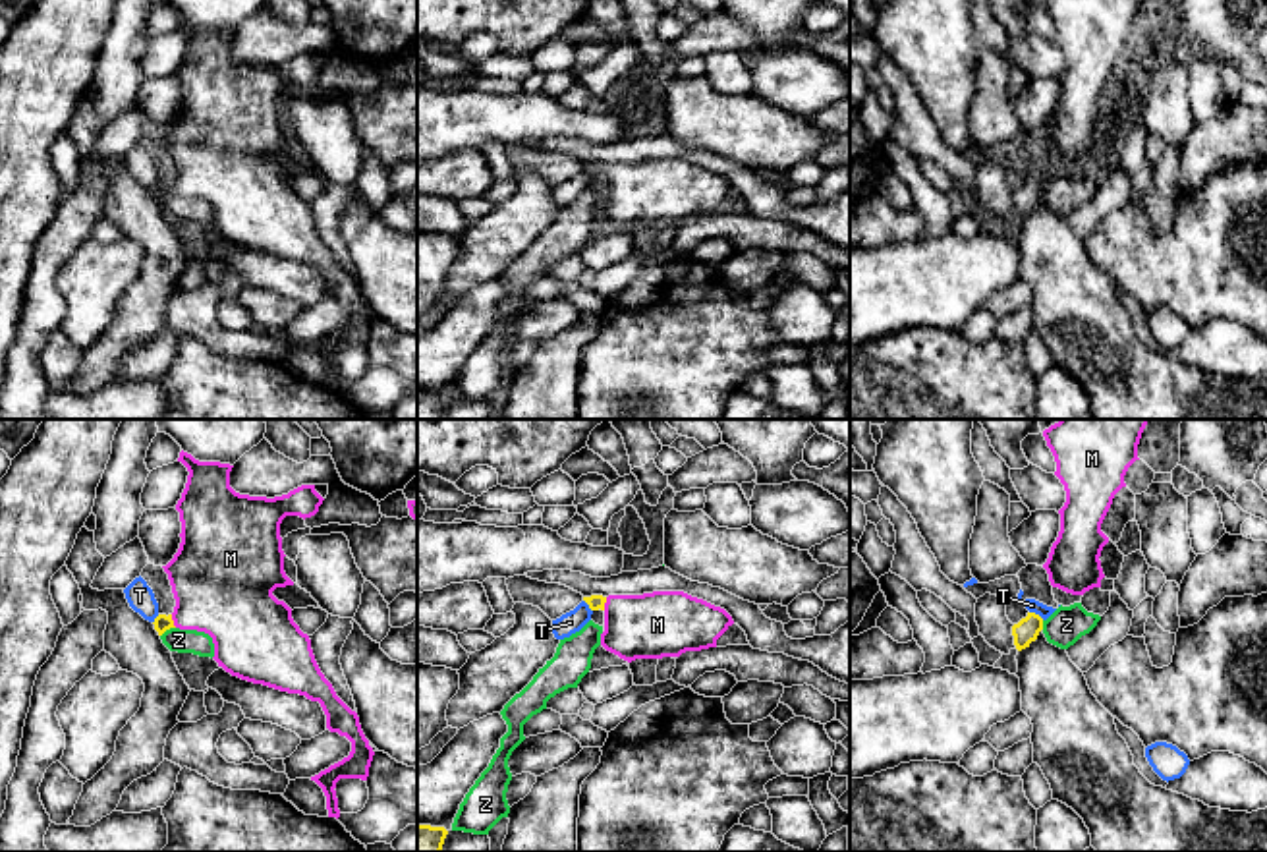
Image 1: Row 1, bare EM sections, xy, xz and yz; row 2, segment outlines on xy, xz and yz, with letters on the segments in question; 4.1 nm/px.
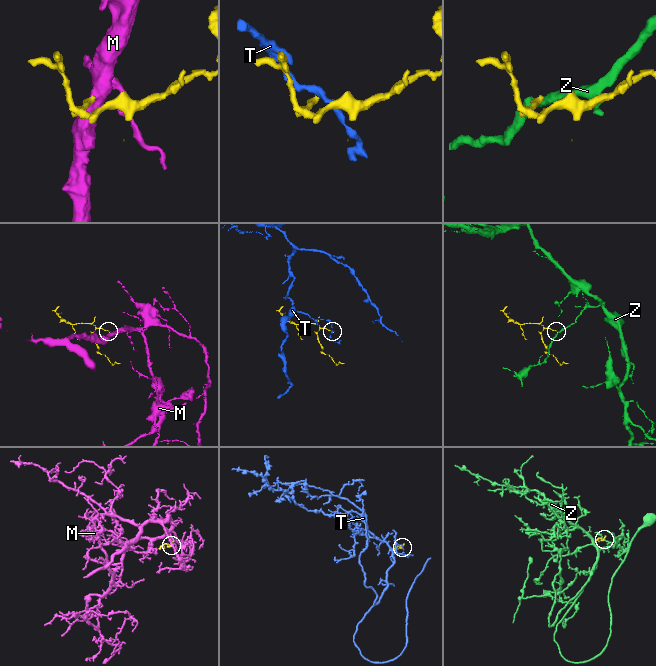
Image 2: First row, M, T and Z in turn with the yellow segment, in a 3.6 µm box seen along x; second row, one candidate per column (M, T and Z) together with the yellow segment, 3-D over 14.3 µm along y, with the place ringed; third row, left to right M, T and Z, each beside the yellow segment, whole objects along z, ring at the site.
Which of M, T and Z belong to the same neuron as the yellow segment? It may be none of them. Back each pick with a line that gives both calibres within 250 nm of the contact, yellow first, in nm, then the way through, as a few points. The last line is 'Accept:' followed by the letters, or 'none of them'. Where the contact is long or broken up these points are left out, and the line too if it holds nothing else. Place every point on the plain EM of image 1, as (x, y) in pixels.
M: 70/400 nm | across xy (163, 190), (172, 188), (188, 182), (223, 155)
Accept: M

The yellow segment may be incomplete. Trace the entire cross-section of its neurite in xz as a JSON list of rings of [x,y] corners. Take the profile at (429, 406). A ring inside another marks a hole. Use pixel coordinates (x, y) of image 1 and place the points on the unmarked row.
[[[417,390],[417,419],[440,419],[448,398]]]

